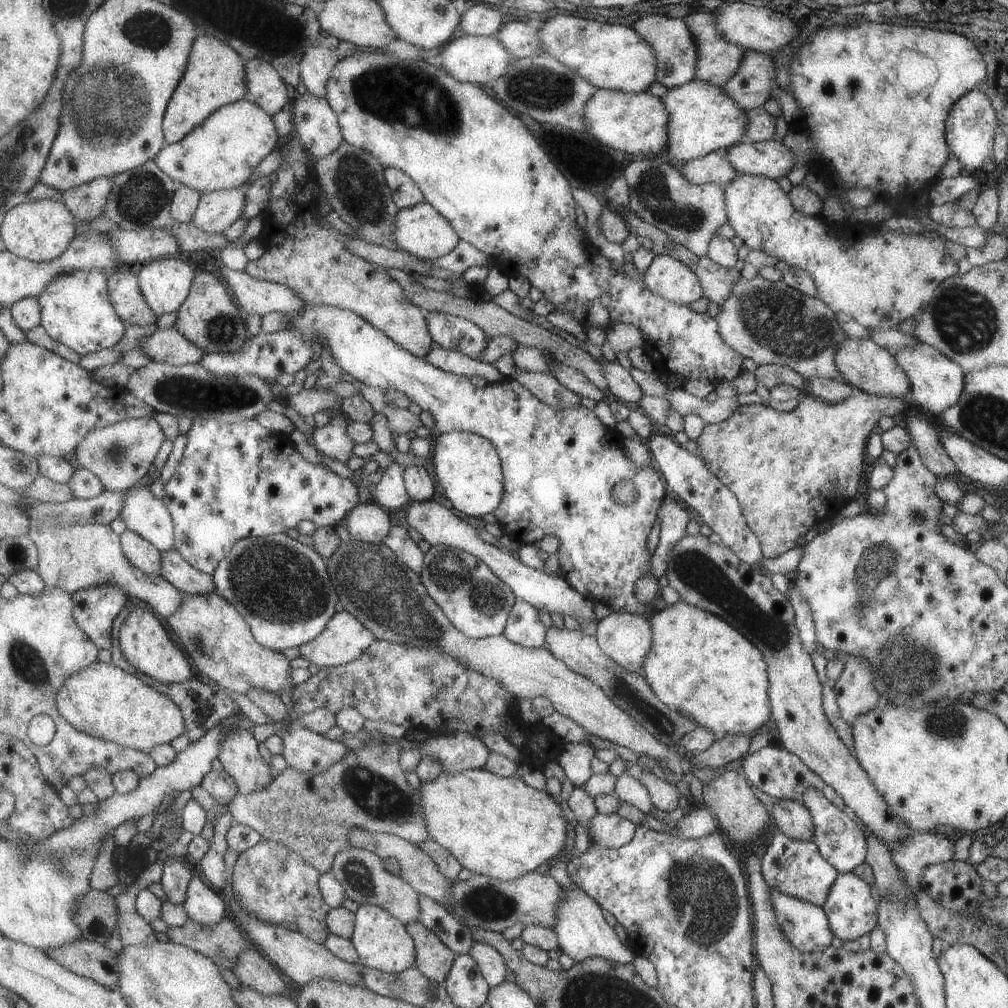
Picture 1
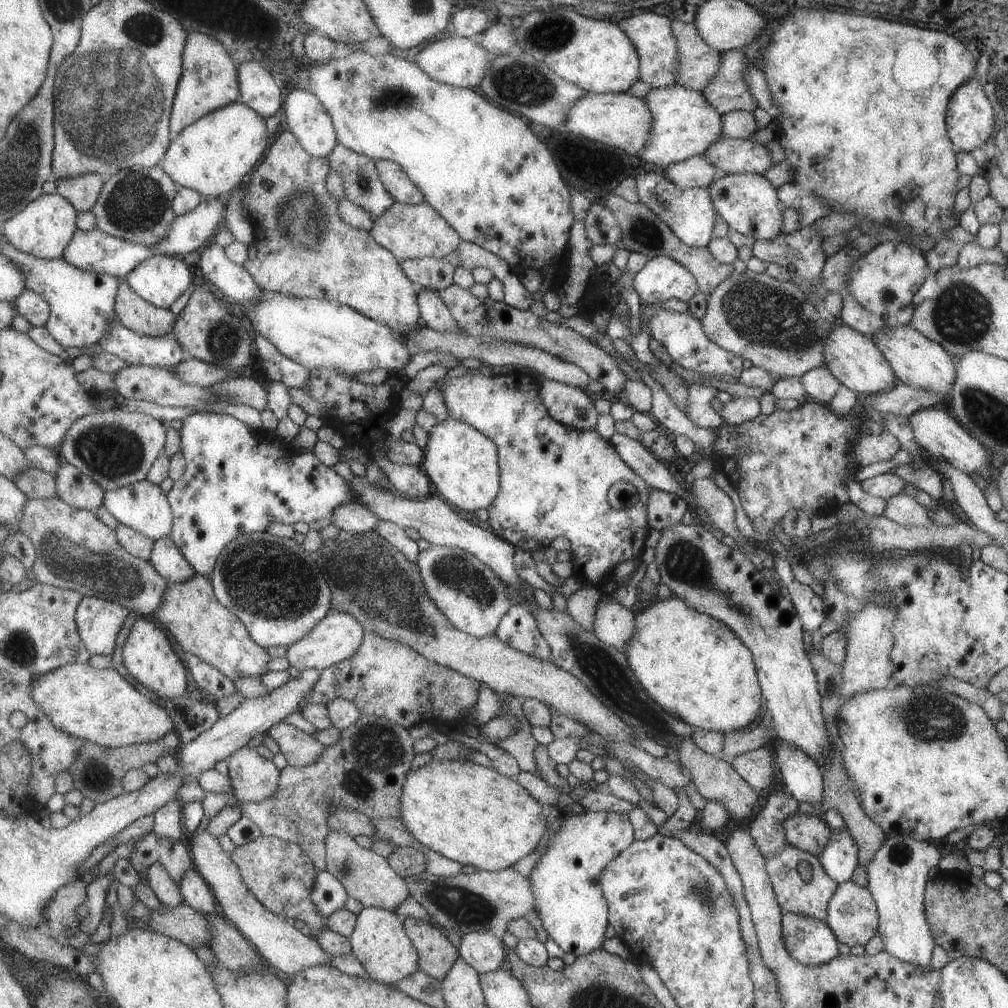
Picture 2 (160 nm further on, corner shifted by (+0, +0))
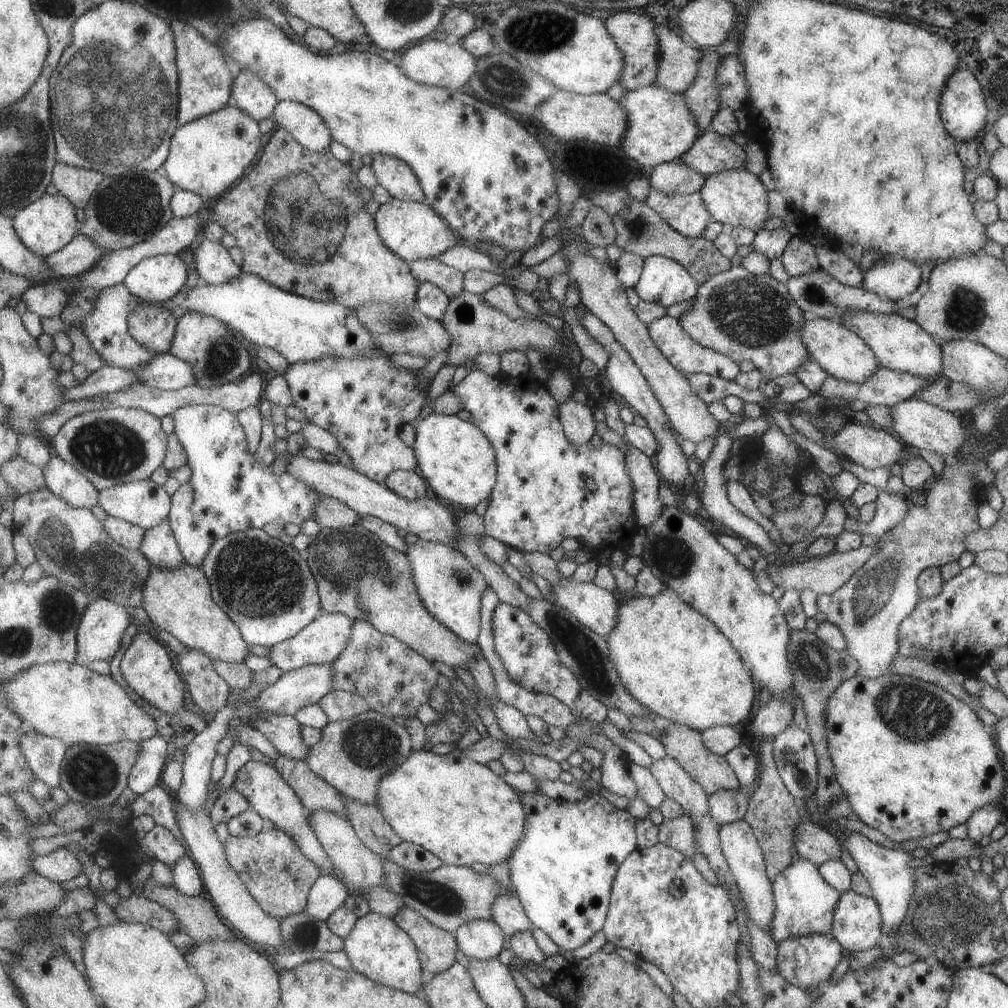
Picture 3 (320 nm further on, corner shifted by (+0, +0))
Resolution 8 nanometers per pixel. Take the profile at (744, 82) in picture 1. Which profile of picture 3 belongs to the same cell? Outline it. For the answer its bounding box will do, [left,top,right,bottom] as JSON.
[681,51,723,132]

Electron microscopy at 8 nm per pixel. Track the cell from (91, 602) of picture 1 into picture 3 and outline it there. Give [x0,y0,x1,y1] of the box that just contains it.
[75,599,132,666]

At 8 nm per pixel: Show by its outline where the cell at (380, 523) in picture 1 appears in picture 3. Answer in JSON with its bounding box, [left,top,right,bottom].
[315,495,361,530]

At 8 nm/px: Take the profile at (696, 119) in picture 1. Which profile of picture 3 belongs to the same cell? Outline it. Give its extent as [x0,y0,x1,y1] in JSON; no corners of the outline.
[618,84,702,168]

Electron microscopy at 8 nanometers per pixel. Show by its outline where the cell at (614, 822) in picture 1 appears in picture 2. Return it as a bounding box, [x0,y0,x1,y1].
[528,805,634,957]

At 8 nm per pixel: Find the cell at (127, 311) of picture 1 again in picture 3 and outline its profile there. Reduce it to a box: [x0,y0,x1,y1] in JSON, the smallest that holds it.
[130,304,179,355]

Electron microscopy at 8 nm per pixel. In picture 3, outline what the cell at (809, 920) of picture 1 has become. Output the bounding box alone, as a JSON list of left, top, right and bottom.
[776,934,841,991]

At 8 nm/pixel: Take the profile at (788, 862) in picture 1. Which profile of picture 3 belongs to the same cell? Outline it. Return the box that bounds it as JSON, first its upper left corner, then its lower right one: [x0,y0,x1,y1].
[770,858,840,944]

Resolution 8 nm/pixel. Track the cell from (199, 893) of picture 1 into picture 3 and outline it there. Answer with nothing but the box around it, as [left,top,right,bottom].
[171,849,206,896]

